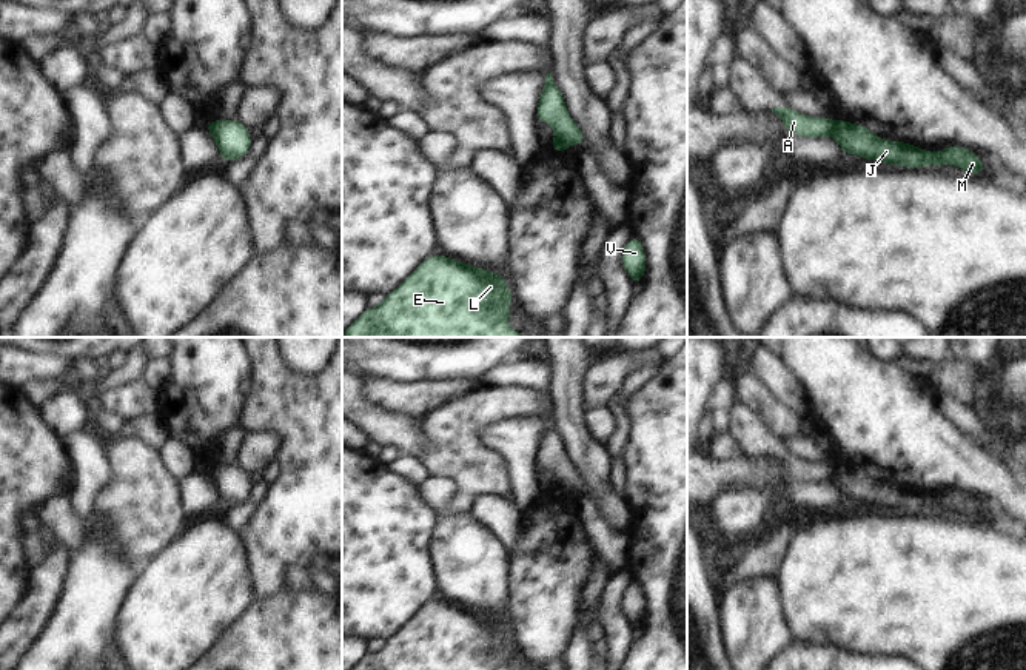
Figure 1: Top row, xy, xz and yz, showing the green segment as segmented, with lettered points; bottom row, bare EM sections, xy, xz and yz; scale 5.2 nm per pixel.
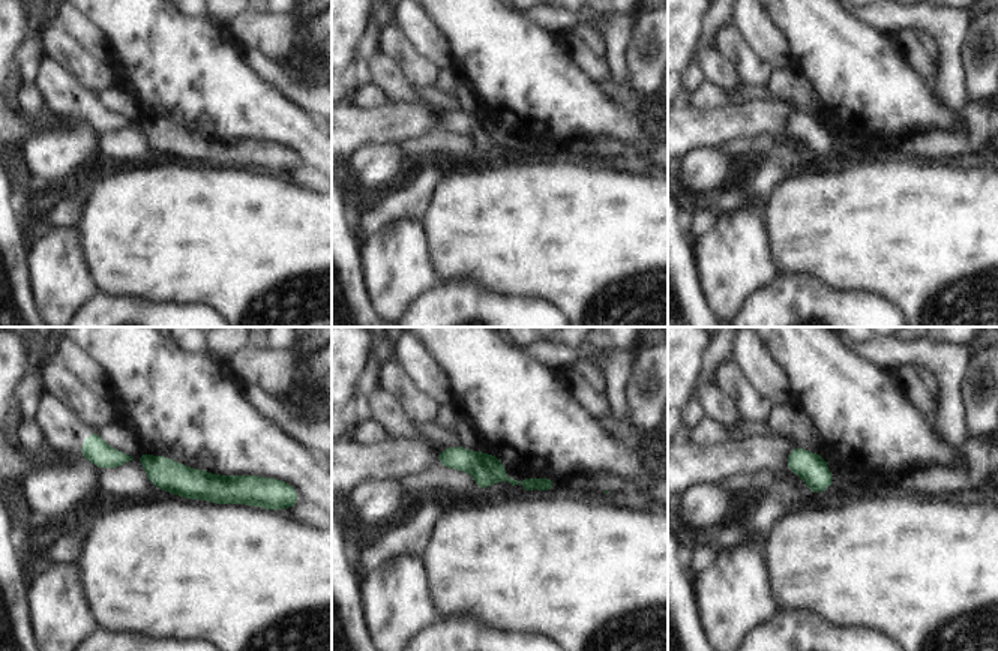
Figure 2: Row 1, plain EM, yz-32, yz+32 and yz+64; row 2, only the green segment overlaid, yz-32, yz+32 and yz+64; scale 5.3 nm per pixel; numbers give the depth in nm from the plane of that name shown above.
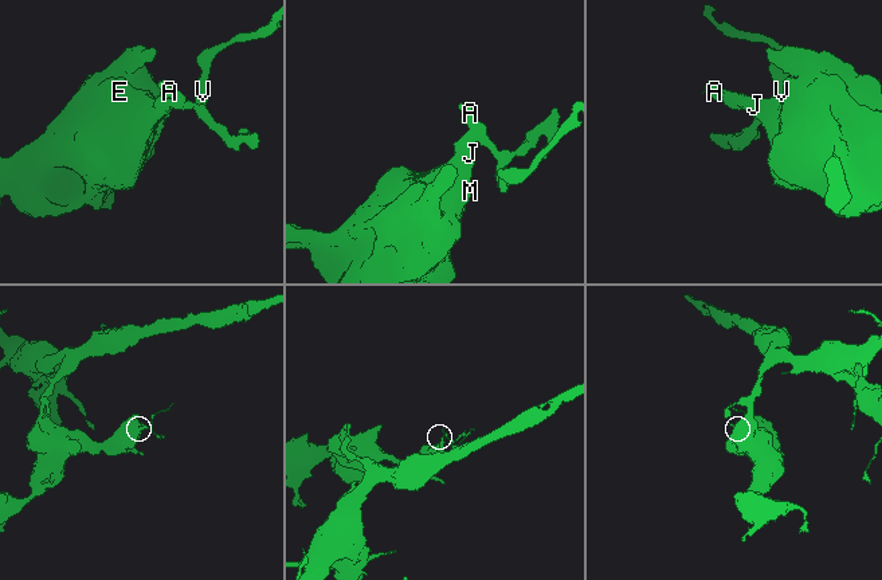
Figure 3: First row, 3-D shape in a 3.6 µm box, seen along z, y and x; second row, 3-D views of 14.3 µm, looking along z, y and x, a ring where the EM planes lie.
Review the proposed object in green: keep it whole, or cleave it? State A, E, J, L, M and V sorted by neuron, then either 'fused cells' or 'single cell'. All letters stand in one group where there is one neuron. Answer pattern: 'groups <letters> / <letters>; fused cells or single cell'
groups A V / E J L M; fused cells

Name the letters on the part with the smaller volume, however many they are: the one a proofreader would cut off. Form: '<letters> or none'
A, V.

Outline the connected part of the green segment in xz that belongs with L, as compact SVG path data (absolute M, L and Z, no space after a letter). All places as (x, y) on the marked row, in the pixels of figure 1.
M447 256L425 259L394 291L385 294L376 308L367 308L344 330L344 337L524 337L507 323L511 316L508 302L513 293L505 286L504 274L461 263Z

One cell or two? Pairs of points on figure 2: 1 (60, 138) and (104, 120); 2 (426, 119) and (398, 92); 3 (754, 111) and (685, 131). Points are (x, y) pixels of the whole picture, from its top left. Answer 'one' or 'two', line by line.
1: two
2: two
3: one

